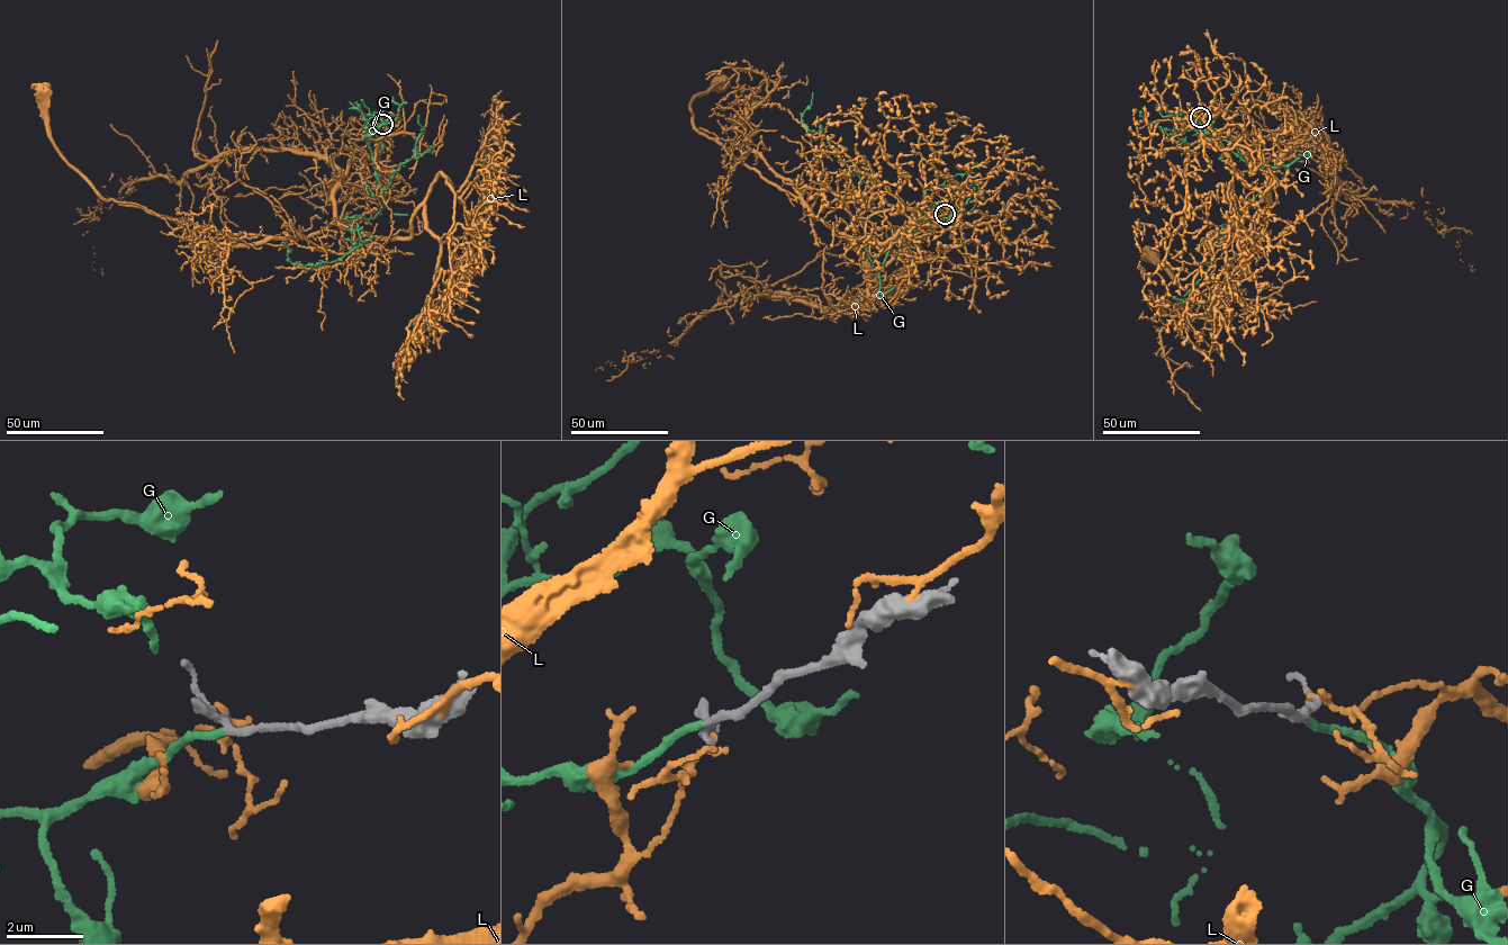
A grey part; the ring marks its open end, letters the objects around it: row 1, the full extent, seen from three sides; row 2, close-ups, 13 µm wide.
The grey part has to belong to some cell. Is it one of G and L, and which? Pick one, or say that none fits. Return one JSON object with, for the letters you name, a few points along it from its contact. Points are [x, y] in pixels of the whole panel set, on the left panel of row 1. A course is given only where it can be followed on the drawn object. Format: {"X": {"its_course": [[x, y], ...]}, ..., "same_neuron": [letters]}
{"G": {"its_course": [[382, 123], [366, 129], [384, 206], [354, 217], [362, 243], [303, 266], [282, 242]]}, "same_neuron": ["G"]}

